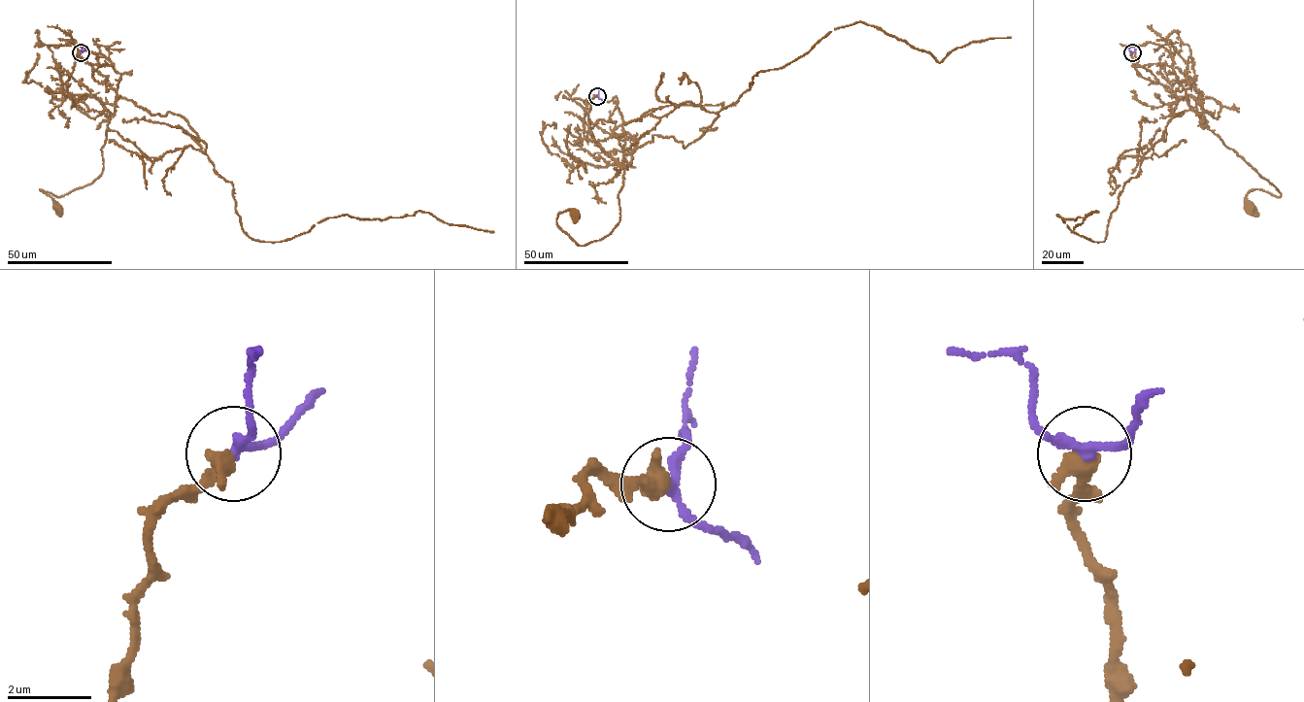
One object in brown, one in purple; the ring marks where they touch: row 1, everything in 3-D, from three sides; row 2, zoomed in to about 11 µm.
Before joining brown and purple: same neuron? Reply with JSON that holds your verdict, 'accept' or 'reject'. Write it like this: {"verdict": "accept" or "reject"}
{"verdict": "accept"}

